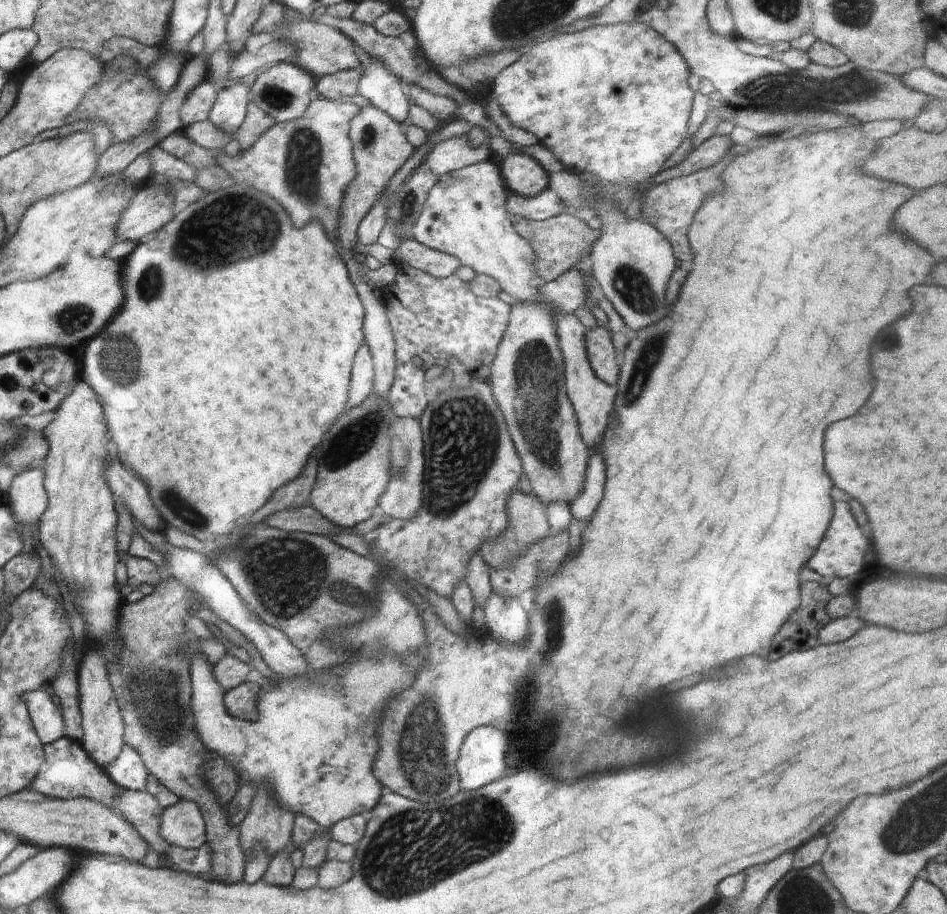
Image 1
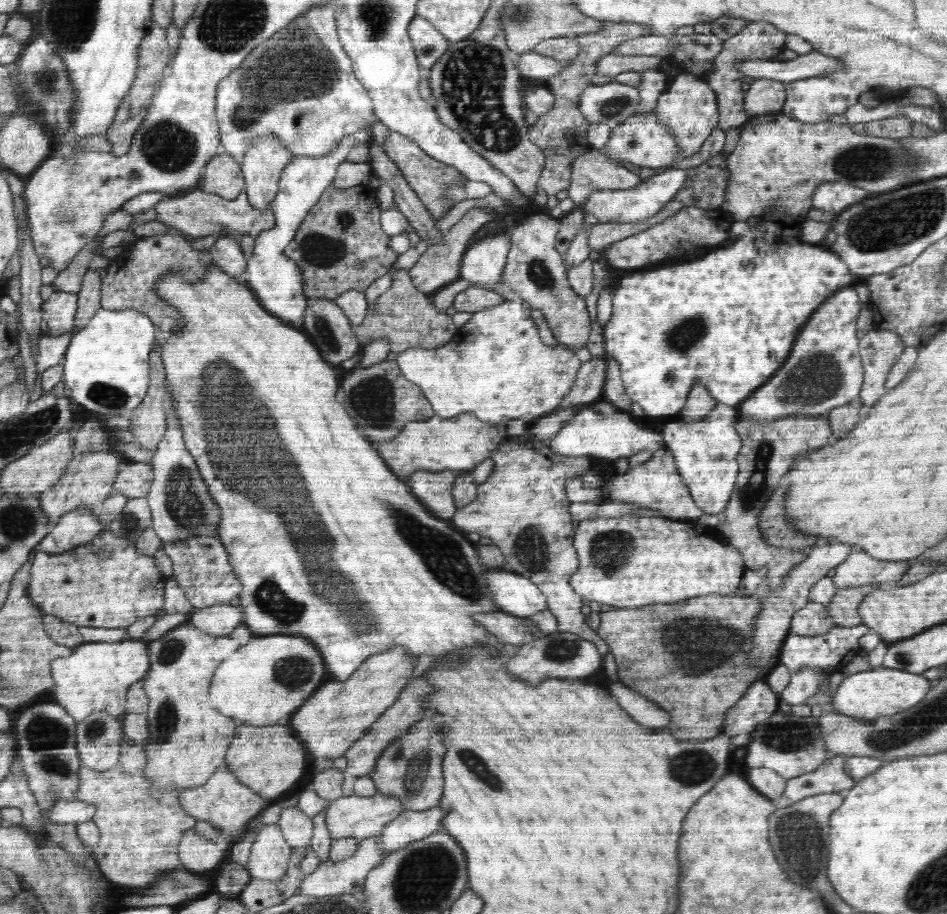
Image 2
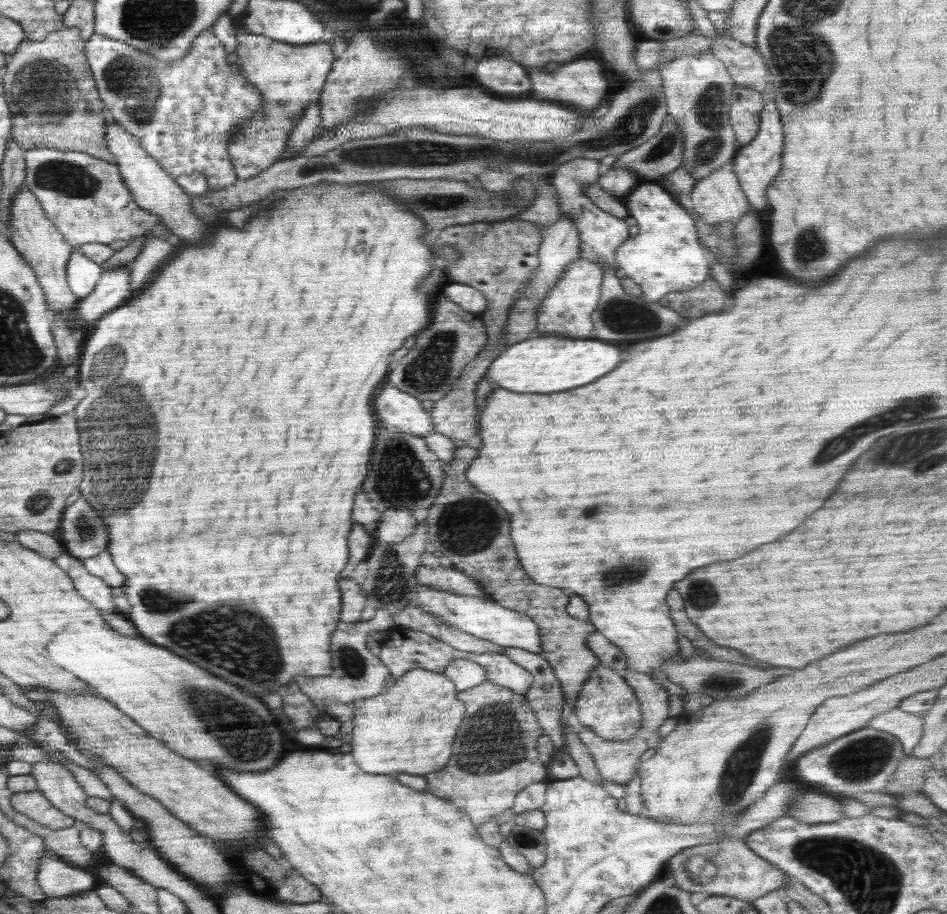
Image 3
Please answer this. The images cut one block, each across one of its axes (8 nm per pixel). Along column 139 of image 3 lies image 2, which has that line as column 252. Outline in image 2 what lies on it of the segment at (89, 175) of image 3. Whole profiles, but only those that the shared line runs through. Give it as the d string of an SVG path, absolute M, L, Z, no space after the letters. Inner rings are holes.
M196 188L192 194L184 195L184 198L174 198L174 201L162 200L154 208L157 213L155 220L177 226L177 230L190 234L194 238L228 234L236 239L244 235L250 235L256 239L260 234L275 228L275 215L272 208L258 210L256 206L252 206L245 188L235 199L225 199L217 194L208 194Z

